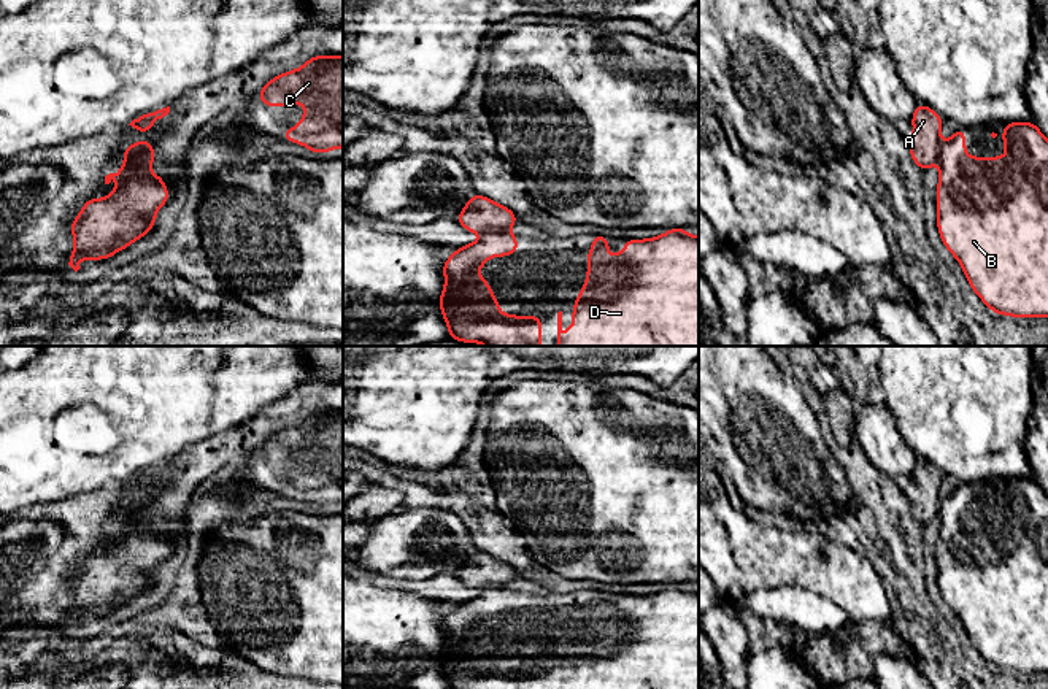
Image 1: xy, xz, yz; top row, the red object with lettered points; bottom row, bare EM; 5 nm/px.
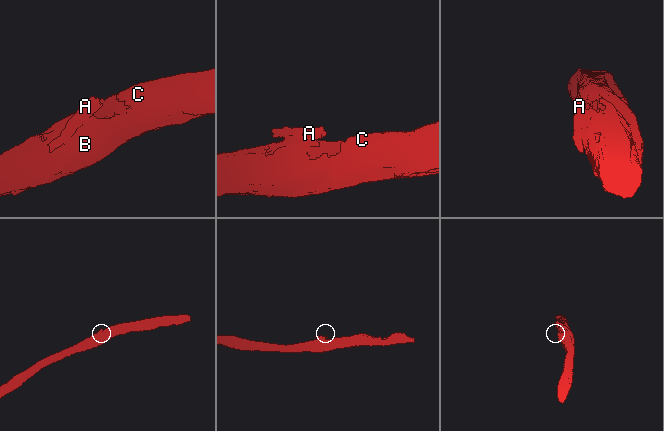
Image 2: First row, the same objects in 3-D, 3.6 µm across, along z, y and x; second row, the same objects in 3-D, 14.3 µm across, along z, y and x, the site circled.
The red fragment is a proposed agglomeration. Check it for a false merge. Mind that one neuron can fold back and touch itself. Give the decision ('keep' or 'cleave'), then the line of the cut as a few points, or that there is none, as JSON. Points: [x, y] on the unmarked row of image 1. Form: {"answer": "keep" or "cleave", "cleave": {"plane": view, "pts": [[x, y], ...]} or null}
{"answer": "cleave", "cleave": {"plane": "xy", "pts": [[153, 500], [137, 504], [124, 523]]}}

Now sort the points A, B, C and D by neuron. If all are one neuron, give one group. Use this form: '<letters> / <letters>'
A / B C D

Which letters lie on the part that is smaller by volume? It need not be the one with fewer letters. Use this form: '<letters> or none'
A

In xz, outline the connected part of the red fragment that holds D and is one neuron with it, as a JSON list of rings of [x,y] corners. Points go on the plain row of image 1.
[[[675,584],[649,595],[626,595],[626,605],[608,613],[608,592],[592,591],[588,608],[586,641],[573,657],[568,689],[699,689],[699,592]]]

